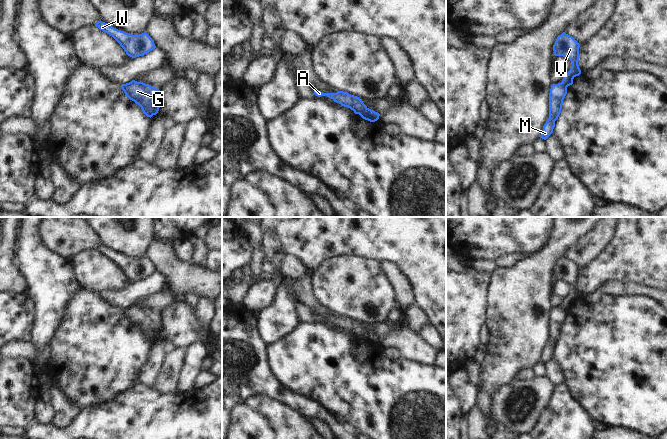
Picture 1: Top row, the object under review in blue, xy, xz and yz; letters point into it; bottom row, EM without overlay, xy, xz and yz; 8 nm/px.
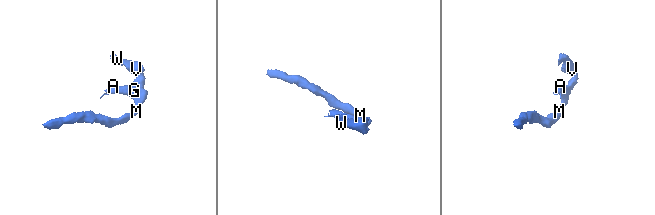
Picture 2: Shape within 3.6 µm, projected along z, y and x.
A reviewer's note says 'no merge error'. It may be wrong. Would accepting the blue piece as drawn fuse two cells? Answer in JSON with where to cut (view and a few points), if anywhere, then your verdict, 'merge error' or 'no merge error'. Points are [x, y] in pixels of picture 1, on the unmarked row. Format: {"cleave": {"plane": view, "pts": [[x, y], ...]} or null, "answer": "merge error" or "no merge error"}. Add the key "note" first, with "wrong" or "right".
{"note": "wrong", "cleave": {"plane": "xz", "pts": [[368, 332], [365, 332], [359, 338]]}, "answer": "merge error"}

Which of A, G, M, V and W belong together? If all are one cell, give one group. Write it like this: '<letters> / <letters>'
A G M / V W

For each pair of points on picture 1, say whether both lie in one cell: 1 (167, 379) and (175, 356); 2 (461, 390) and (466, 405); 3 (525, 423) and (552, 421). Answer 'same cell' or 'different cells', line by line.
1: same cell
2: same cell
3: different cells

